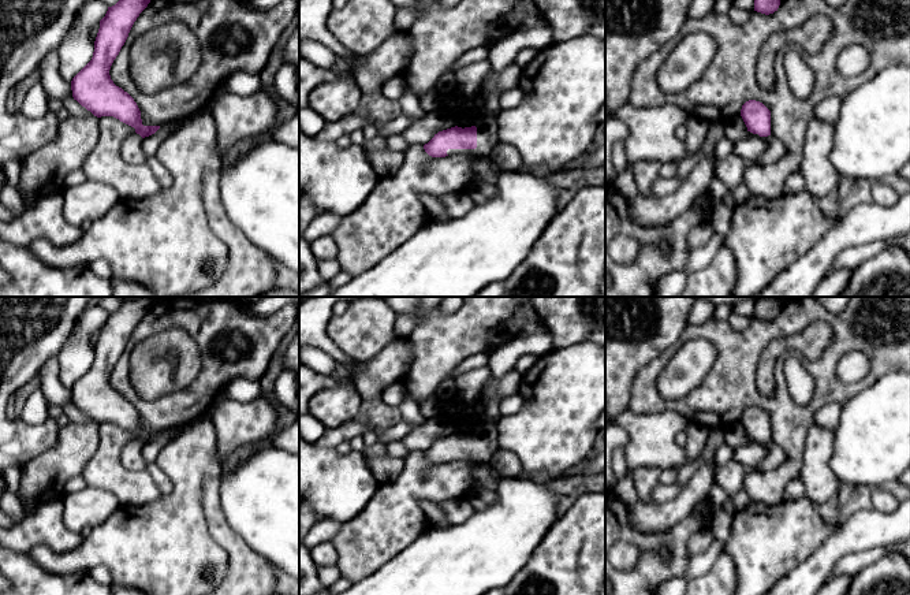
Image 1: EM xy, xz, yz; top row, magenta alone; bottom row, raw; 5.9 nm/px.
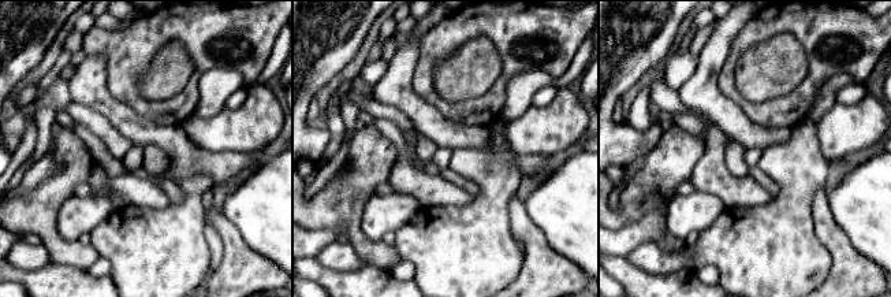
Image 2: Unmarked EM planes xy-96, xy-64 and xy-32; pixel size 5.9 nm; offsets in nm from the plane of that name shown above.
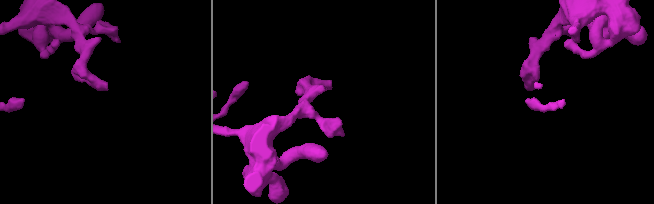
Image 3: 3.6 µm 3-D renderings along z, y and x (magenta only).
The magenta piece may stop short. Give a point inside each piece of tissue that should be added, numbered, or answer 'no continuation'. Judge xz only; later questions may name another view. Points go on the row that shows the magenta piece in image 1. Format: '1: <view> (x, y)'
1: xz (487, 126)

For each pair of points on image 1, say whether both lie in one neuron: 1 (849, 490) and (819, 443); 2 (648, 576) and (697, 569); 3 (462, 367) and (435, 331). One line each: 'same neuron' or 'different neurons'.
1: different neurons
2: different neurons
3: different neurons

